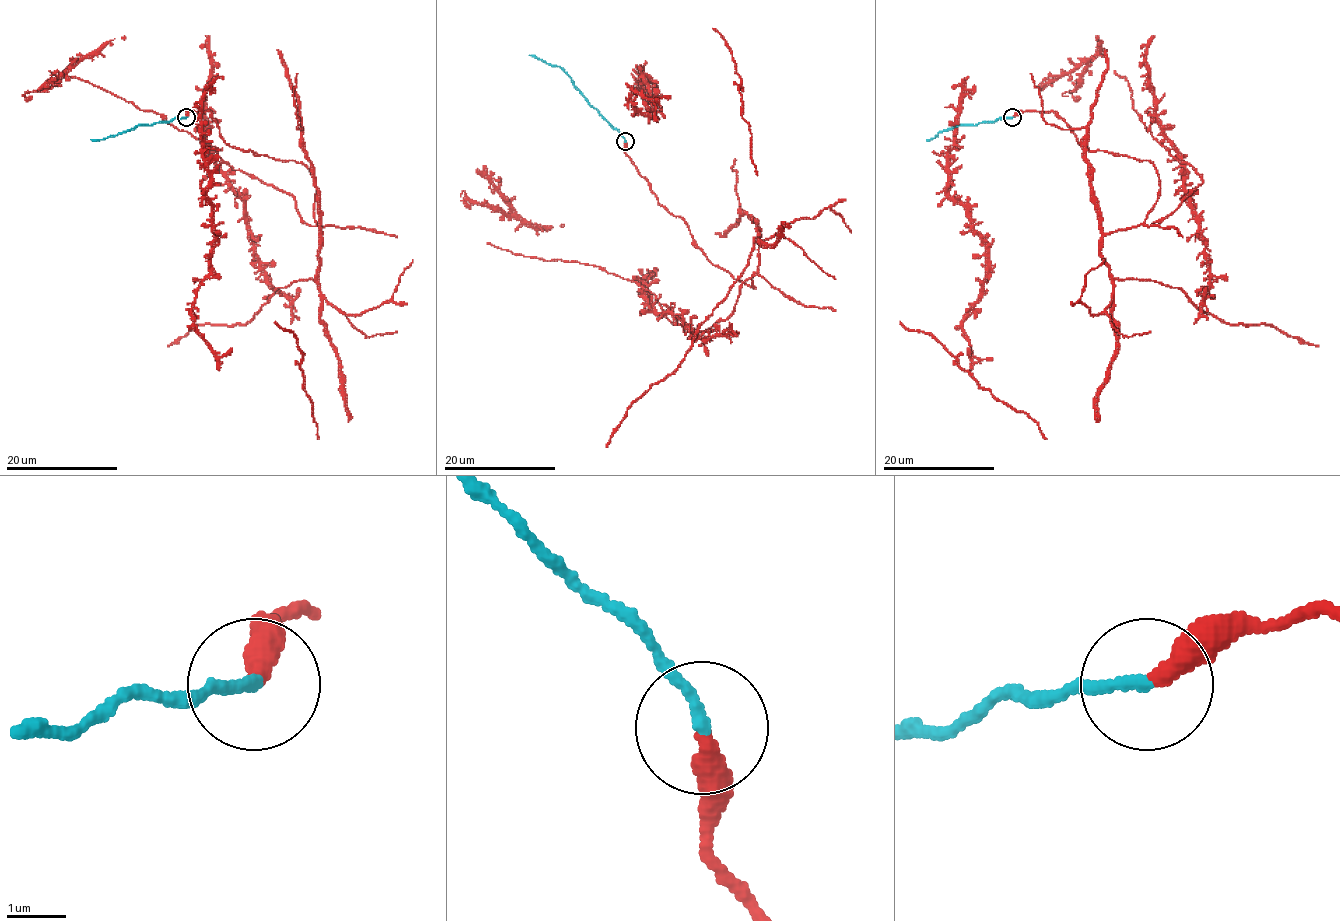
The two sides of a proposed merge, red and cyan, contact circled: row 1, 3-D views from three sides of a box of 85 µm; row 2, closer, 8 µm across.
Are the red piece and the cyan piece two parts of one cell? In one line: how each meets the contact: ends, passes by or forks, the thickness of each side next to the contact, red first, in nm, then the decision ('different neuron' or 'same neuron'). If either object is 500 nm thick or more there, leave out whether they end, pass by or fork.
red ends; cyan ends; calibres 380 and 200 nm; same neuron

